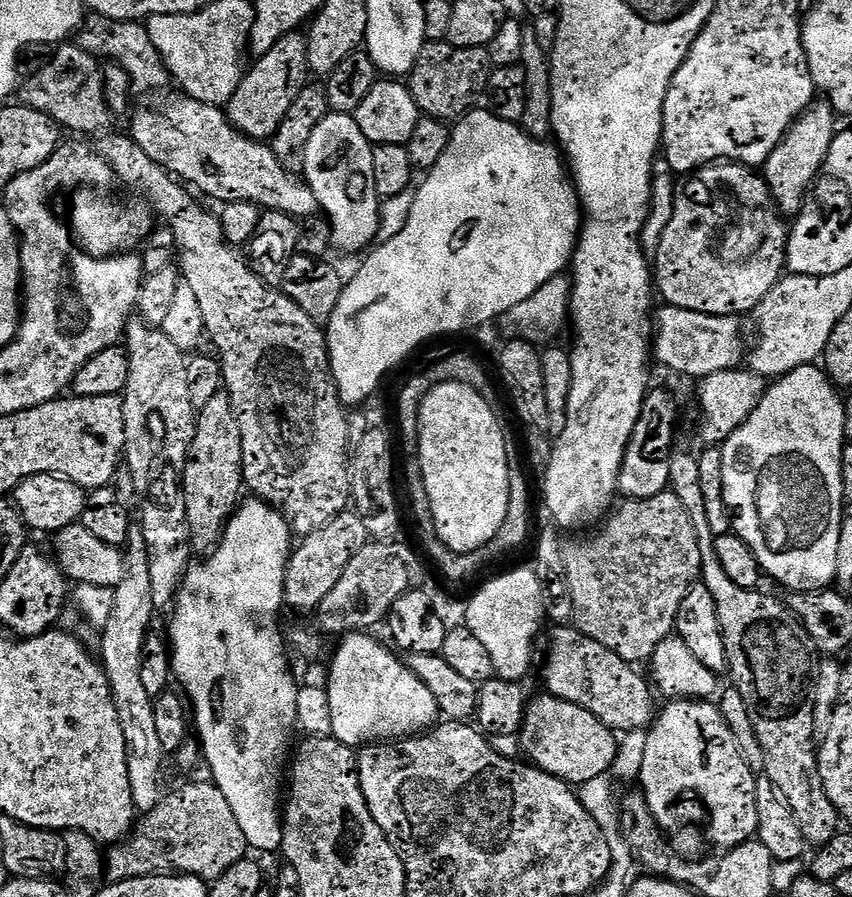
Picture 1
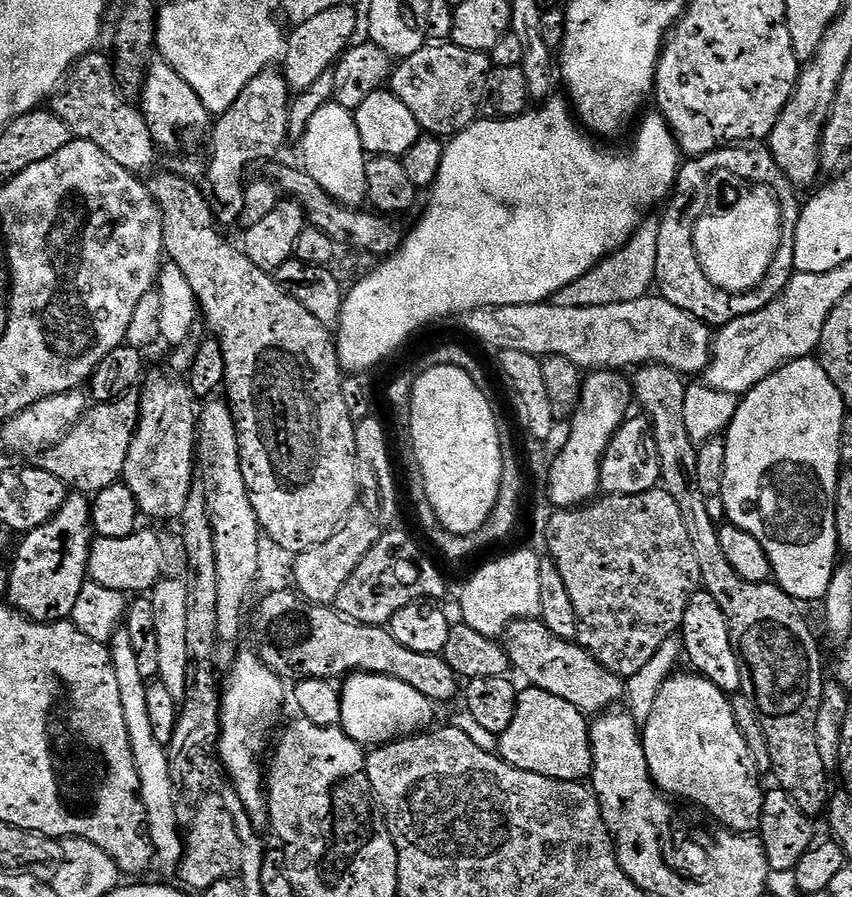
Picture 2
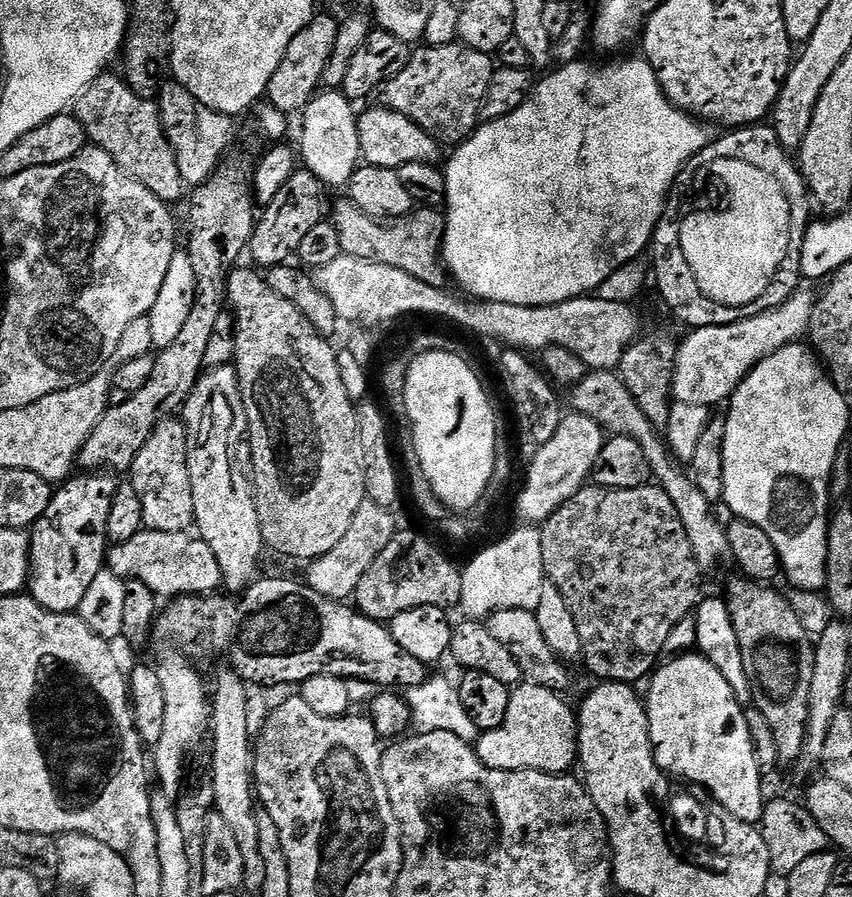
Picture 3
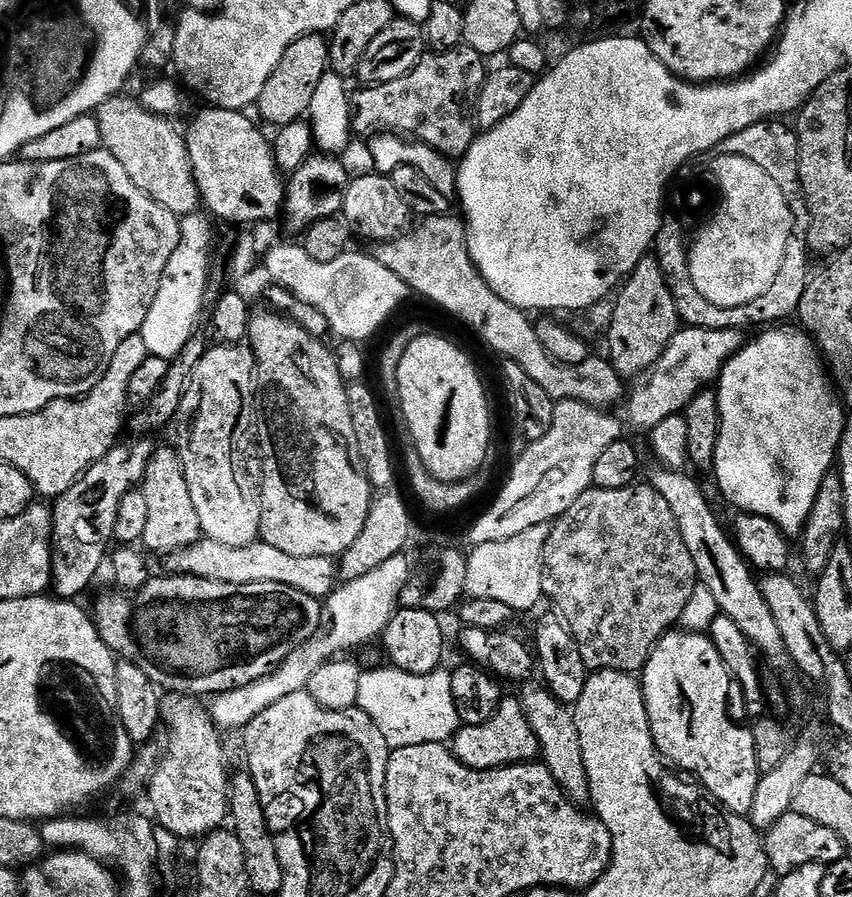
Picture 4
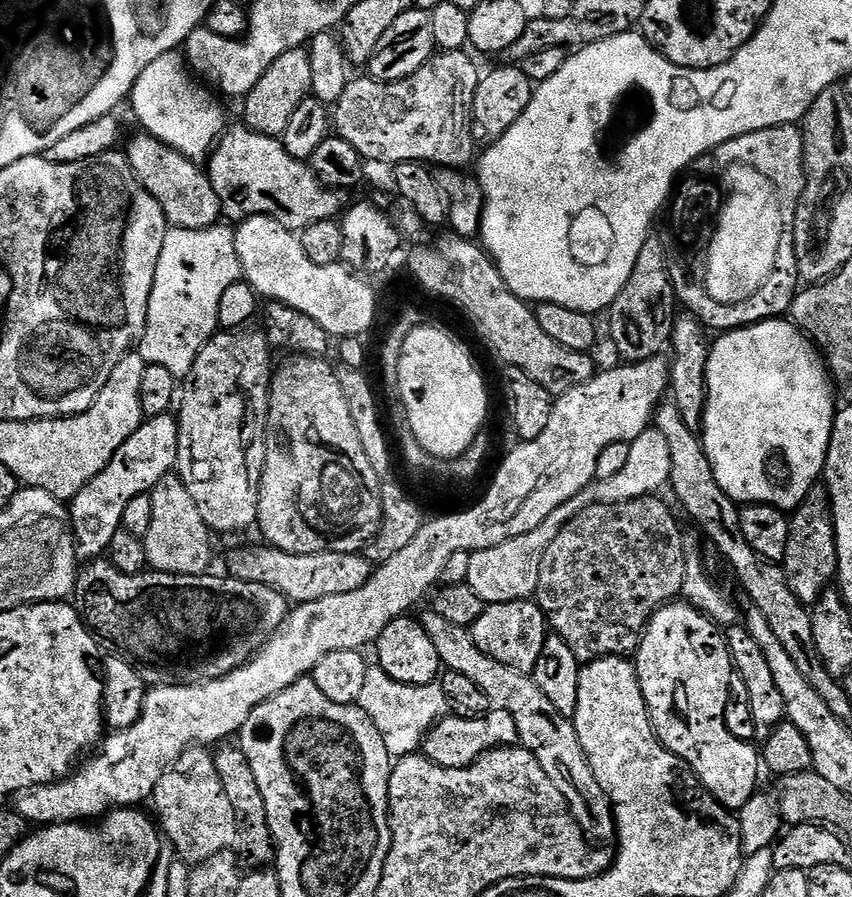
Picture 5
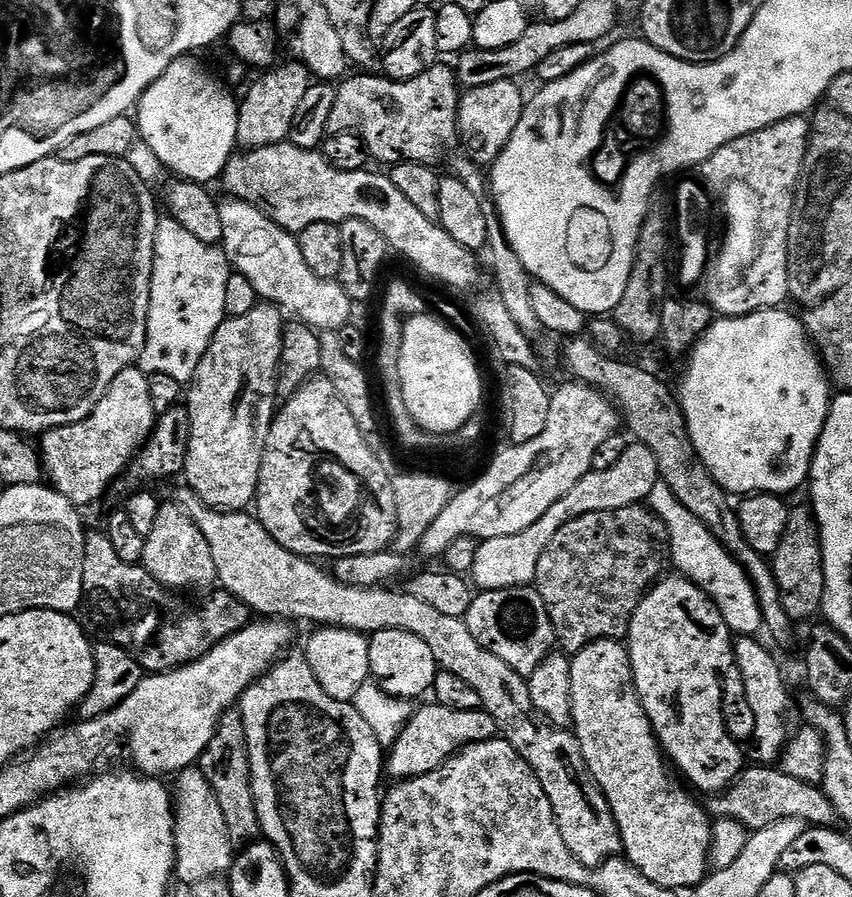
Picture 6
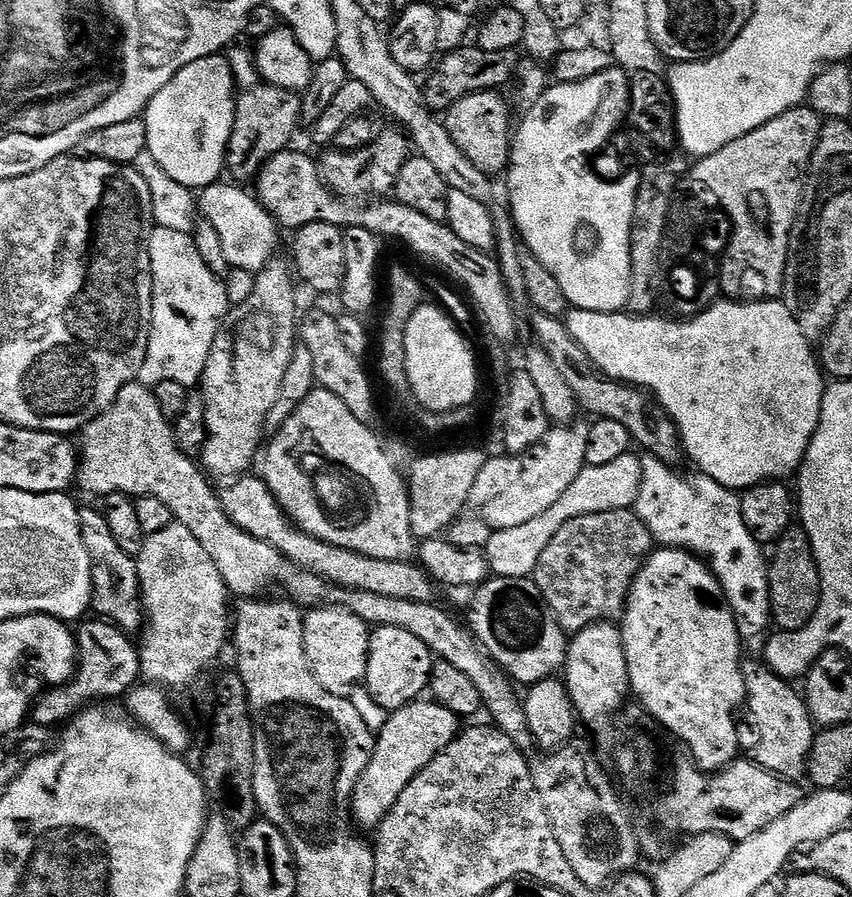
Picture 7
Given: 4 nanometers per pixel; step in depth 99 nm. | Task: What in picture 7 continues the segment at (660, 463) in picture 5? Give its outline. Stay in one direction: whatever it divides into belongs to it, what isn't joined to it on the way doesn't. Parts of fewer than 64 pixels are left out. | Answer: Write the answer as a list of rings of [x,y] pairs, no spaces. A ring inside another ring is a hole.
[[[629,454],[609,462],[606,466],[586,466],[570,482],[566,494],[550,506],[538,518],[530,518],[530,522],[522,522],[522,526],[497,528],[492,533],[486,549],[488,566],[492,576],[502,578],[529,579],[538,566],[538,558],[542,558],[542,550],[550,546],[550,538],[566,526],[574,518],[582,518],[586,514],[602,514],[606,510],[622,510],[632,508],[636,503],[642,486],[642,459],[639,455]]]

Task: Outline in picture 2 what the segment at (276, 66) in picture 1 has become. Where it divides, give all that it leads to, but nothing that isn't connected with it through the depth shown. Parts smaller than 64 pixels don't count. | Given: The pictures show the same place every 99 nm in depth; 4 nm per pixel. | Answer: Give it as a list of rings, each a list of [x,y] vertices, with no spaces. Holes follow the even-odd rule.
[[[269,70],[263,72],[238,94],[238,102],[230,106],[230,110],[219,113],[215,117],[214,123],[210,128],[210,144],[212,140],[212,161],[209,159],[206,164],[206,183],[207,191],[210,193],[211,203],[214,205],[216,219],[221,225],[236,224],[239,221],[242,210],[244,209],[244,186],[251,164],[260,164],[263,160],[272,160],[280,151],[284,144],[289,143],[288,138],[288,109],[290,107],[290,89],[288,79],[283,71]]]

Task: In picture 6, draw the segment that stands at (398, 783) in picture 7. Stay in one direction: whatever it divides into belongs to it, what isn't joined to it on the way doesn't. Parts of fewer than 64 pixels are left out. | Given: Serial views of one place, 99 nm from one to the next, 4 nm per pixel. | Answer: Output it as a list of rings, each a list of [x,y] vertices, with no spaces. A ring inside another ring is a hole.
[[[429,702],[425,708],[417,707],[413,711],[396,744],[387,753],[387,775],[396,776],[392,778],[401,781],[433,772],[466,746],[494,740],[497,736],[498,729],[490,713],[483,710],[450,710],[450,706]]]

